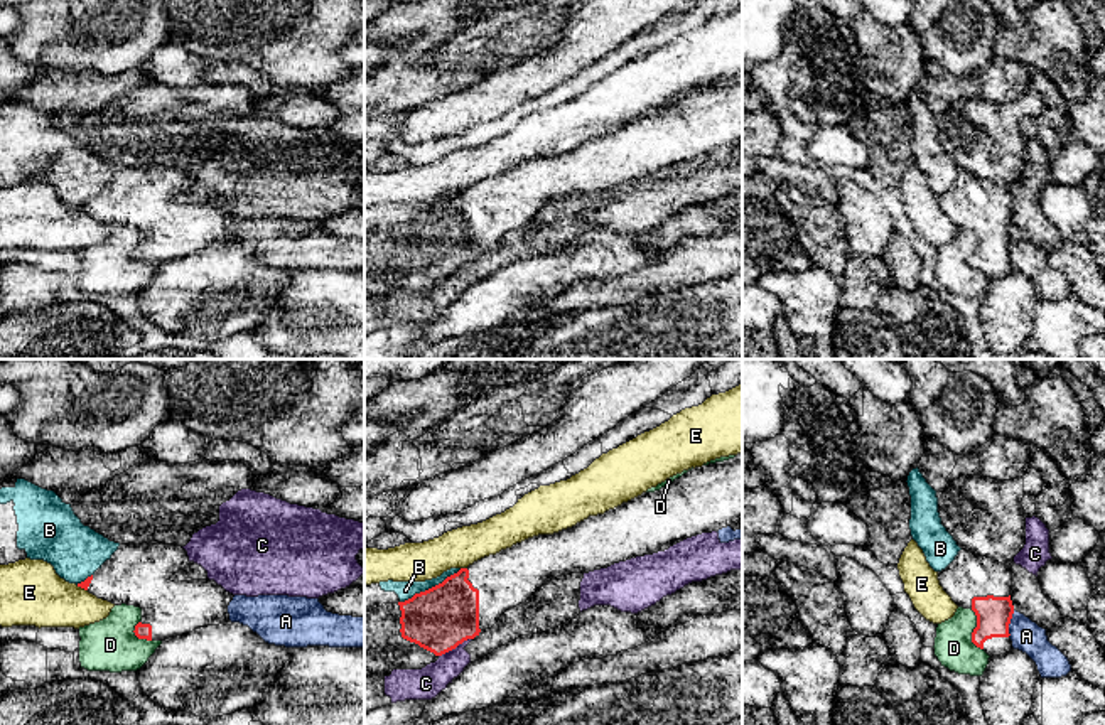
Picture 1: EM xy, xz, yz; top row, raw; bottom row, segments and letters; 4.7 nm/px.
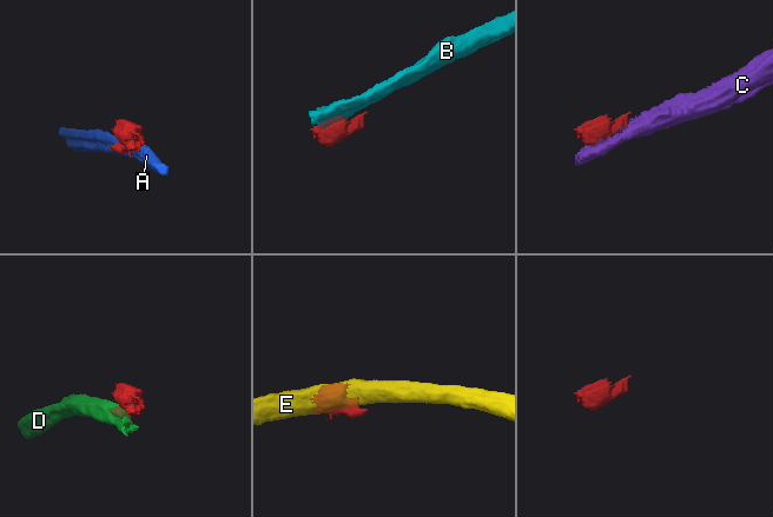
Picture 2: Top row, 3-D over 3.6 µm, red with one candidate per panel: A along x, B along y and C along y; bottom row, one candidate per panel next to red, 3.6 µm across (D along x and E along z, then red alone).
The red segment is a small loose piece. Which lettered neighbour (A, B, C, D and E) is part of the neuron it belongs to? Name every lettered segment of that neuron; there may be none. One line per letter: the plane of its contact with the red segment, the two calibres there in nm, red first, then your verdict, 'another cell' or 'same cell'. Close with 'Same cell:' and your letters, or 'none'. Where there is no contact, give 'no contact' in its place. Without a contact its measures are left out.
A: yz | 170/150 nm | another cell
B: xz | 300/90 nm | another cell
C: xz | 300/150 nm | another cell
D: yz | 170/190 nm | another cell
E: xz | 300/190 nm | another cell
Same cell: none

